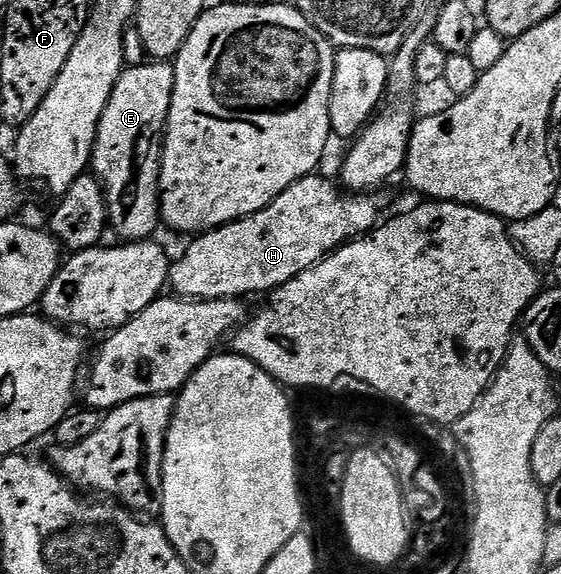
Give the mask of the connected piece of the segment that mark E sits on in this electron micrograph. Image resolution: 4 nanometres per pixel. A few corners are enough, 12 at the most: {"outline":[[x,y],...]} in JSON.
{"outline":[[169,62],[126,67],[92,171],[125,242],[162,223]]}

